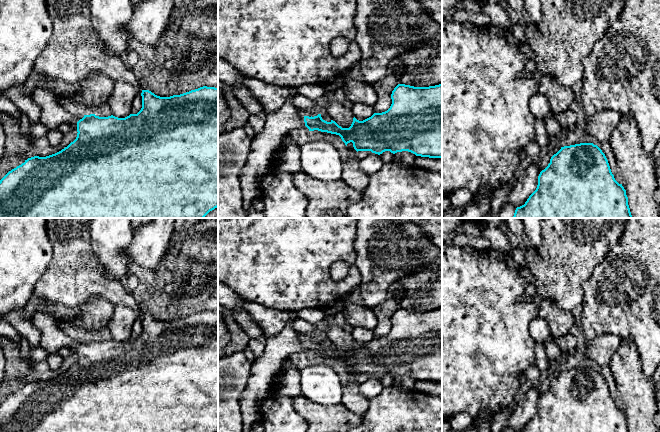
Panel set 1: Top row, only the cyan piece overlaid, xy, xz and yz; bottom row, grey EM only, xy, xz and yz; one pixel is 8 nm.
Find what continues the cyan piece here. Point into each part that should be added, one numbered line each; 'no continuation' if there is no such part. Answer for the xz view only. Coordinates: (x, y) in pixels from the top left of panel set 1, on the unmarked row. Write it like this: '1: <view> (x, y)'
1: xz (264, 371)

